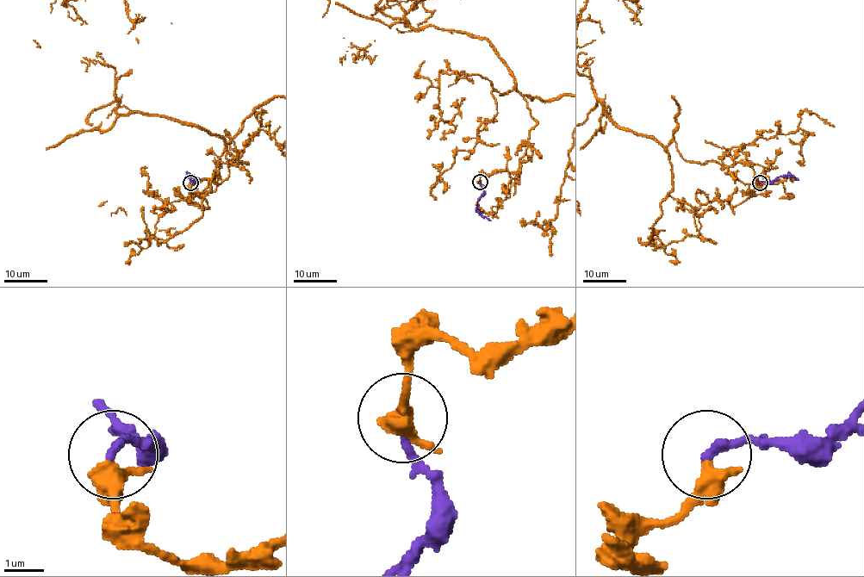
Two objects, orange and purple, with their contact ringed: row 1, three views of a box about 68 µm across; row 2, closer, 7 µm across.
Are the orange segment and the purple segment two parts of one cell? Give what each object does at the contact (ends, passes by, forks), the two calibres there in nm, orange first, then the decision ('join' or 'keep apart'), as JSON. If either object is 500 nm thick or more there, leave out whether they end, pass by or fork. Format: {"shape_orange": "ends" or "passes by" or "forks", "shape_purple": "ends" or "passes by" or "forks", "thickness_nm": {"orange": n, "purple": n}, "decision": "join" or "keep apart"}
{"shape_orange": "passes by", "shape_purple": "ends", "thickness_nm": {"orange": 360, "purple": 240}, "decision": "keep apart"}

